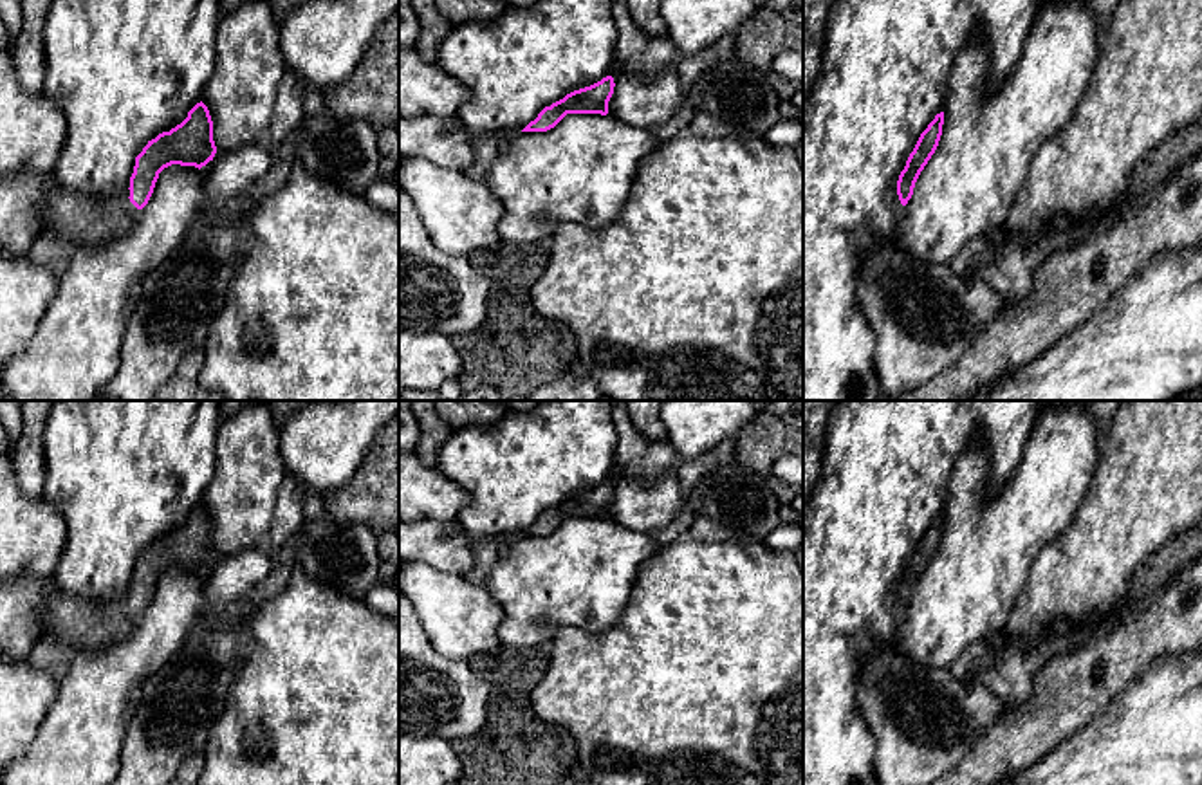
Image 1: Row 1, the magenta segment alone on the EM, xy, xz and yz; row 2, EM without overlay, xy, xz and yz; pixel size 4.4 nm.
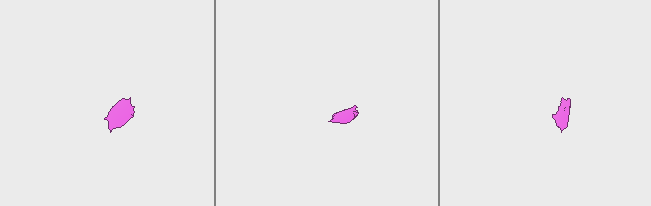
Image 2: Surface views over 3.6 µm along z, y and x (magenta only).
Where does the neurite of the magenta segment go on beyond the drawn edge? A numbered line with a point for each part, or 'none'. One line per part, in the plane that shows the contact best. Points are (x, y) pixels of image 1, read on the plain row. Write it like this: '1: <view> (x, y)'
1: xy (85, 627)

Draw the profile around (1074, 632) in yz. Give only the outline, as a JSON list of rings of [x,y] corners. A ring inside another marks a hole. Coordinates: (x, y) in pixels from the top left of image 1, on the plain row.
[[[1202,520],[1193,529],[1173,536],[1162,549],[1142,561],[1132,579],[1128,597],[1106,619],[1058,621],[1052,624],[1045,642],[1068,642],[1076,648],[1083,641],[1108,632],[1141,610],[1159,590],[1171,585],[1198,556],[1202,556]]]

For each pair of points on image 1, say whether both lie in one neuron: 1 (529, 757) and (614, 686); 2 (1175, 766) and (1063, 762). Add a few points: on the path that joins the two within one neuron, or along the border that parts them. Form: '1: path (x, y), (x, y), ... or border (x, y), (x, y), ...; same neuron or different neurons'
1: border (531, 708), (569, 733), (578, 766); different neurons
2: path (1148, 766), (1091, 766); same neuron

